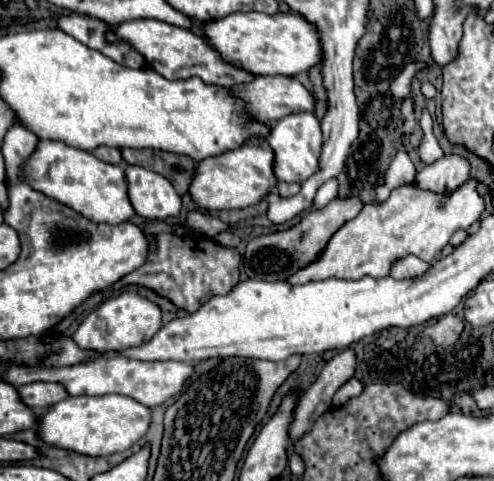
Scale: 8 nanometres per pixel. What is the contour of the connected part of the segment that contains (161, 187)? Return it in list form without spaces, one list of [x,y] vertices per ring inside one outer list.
[[[126,166],[124,172],[128,198],[138,216],[148,220],[166,220],[178,216],[182,200],[164,176],[140,166]]]

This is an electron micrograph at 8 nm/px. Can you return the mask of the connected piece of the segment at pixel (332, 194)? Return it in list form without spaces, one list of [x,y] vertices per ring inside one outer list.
[[[332,178],[332,180],[328,180],[326,184],[322,184],[322,188],[318,190],[318,194],[316,194],[316,198],[314,198],[316,208],[324,208],[326,204],[330,204],[330,202],[336,198],[336,194],[338,194],[338,180]]]

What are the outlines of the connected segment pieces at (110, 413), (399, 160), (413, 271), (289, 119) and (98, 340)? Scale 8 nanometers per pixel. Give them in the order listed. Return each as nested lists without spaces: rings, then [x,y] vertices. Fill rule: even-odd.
[[[120,394],[106,396],[68,396],[66,400],[46,408],[38,416],[36,434],[42,442],[72,450],[82,456],[108,456],[128,450],[150,424],[150,408]]]
[[[398,150],[386,172],[386,184],[376,190],[372,204],[382,204],[394,188],[398,188],[402,184],[412,184],[414,178],[416,178],[416,166],[410,160],[410,154],[406,150]]]
[[[406,256],[406,258],[400,258],[392,264],[392,270],[390,270],[390,276],[396,278],[396,280],[406,280],[406,278],[416,278],[420,274],[426,272],[426,268],[430,268],[428,262],[416,258],[416,256]]]
[[[296,112],[280,118],[274,126],[270,126],[266,142],[274,152],[274,174],[278,180],[304,182],[308,176],[316,172],[322,132],[320,132],[320,122],[310,112]]]
[[[124,292],[116,298],[104,300],[96,310],[92,310],[82,320],[82,324],[74,332],[72,340],[82,350],[94,350],[94,352],[100,352],[100,354],[104,354],[104,352],[124,352],[128,348],[134,348],[134,346],[150,340],[150,336],[154,336],[154,332],[158,332],[160,326],[162,326],[162,312],[156,304],[152,304],[150,300],[142,298],[136,292]]]

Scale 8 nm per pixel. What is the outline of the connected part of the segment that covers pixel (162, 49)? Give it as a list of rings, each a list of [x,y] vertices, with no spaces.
[[[140,18],[140,20],[122,22],[114,30],[108,30],[106,38],[108,38],[108,42],[128,42],[138,54],[144,56],[146,66],[150,66],[152,70],[156,70],[160,76],[164,76],[168,80],[186,80],[186,78],[198,76],[204,84],[228,88],[232,84],[246,82],[246,80],[254,78],[254,74],[250,74],[246,70],[224,64],[220,60],[220,56],[206,44],[206,40],[202,36],[196,36],[190,30],[176,28],[162,20]]]

